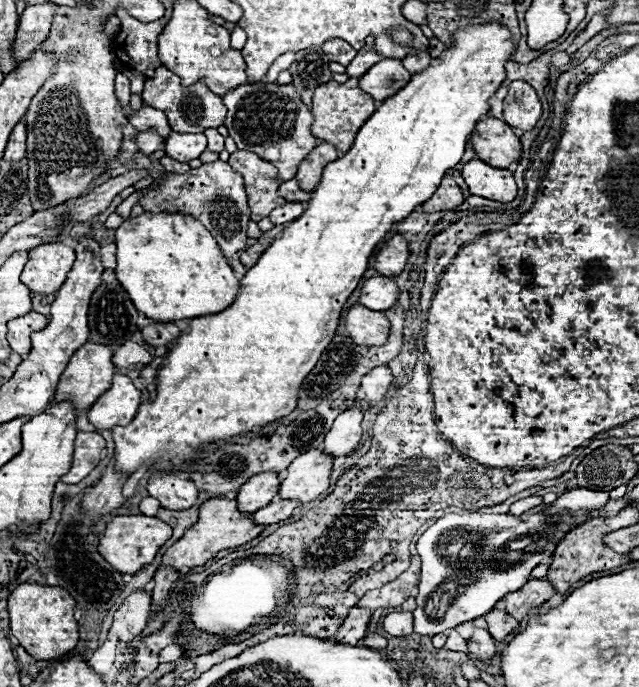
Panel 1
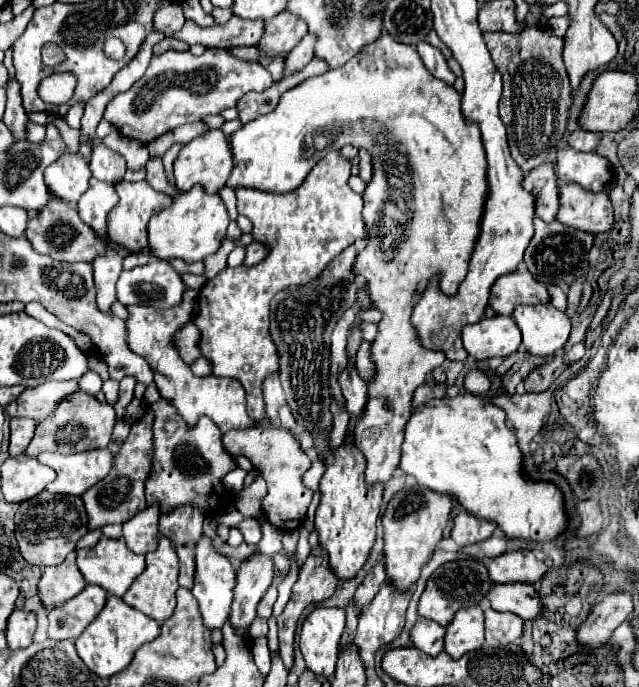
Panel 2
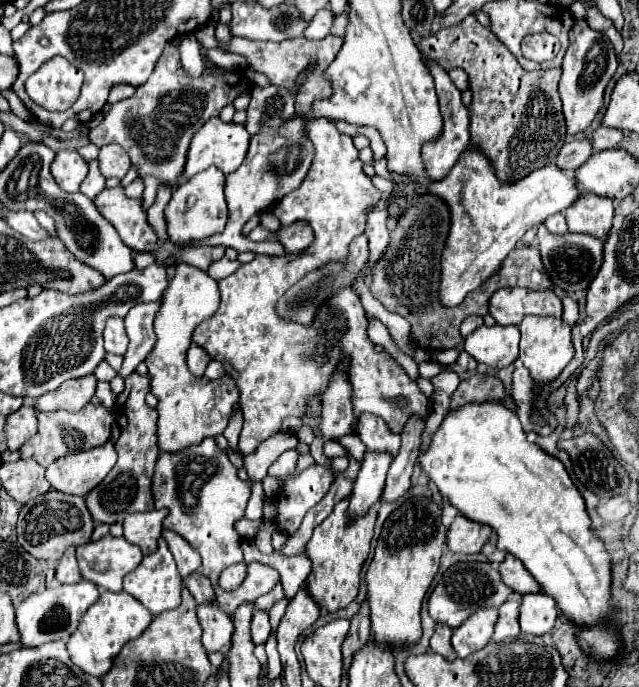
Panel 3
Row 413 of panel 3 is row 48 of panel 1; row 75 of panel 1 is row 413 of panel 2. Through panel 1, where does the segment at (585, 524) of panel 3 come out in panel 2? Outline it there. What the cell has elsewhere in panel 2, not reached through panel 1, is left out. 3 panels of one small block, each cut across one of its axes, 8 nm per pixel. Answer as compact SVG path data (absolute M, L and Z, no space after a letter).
M458 394L454 398L428 402L412 414L406 424L400 468L414 476L420 486L430 488L436 494L450 496L468 514L498 524L498 528L510 540L520 538L526 542L552 542L568 528L564 496L554 482L526 478L522 472L522 462L522 450L518 446L516 434L506 426L504 410L480 396Z

